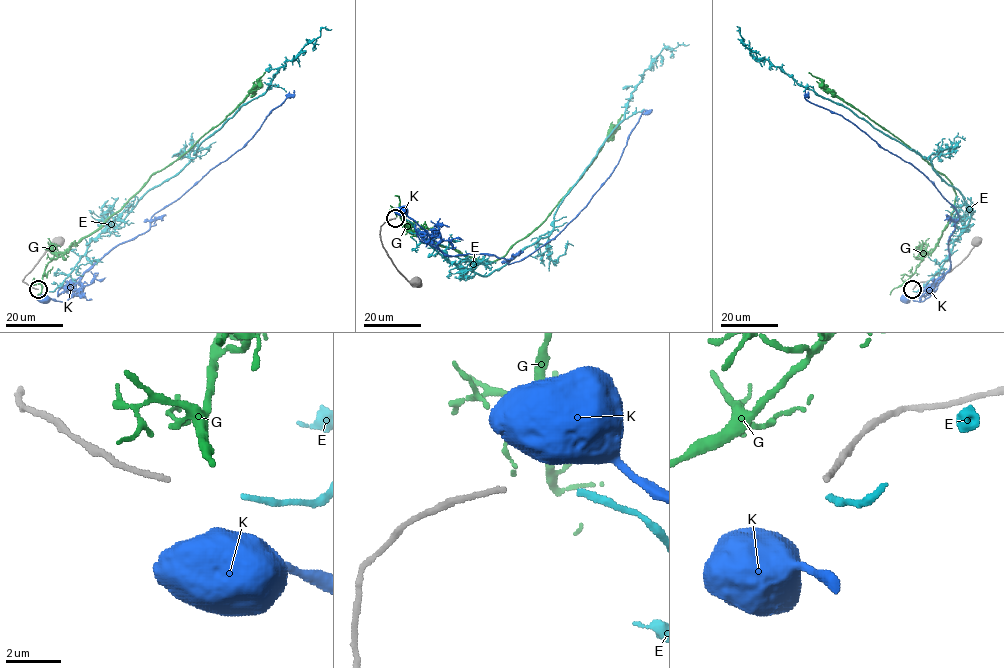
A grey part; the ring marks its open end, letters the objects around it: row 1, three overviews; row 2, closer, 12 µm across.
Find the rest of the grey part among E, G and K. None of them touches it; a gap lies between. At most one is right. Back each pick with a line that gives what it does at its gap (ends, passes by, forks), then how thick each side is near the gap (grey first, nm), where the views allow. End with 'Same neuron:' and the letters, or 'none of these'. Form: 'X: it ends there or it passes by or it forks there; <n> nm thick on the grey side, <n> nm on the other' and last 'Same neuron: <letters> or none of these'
E: it ends there; 190 nm thick on the grey side, 220 nm on the other
Same neuron: E

